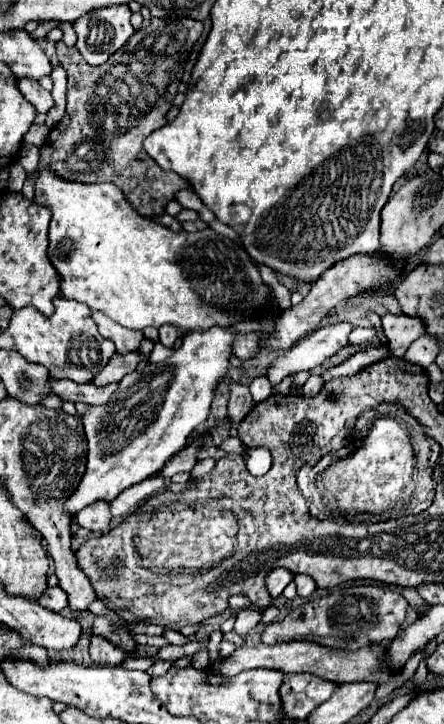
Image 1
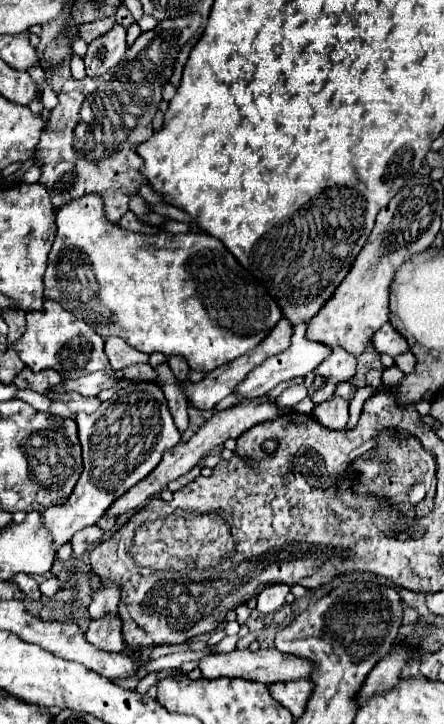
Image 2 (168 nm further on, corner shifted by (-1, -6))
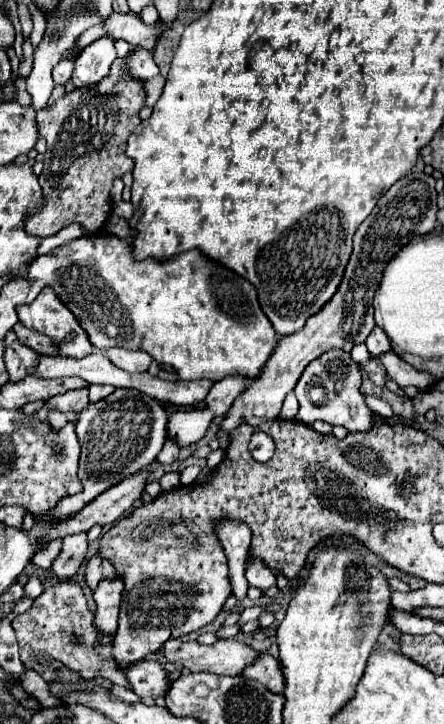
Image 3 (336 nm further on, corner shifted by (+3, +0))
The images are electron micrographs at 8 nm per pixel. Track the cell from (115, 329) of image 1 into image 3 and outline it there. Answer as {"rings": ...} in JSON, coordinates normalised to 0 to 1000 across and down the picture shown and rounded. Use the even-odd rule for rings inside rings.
{"rings":[[[248,481],[248,483],[239,483],[239,492],[248,494],[252,503],[261,503],[266,508],[275,508],[284,514],[329,514],[342,503],[342,494],[315,483],[288,486],[279,481]]]}

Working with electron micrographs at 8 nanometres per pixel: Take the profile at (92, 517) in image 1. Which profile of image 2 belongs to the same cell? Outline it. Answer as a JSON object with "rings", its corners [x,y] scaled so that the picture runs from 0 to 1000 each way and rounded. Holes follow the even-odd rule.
{"rings":[[[216,724],[194,727],[189,732],[171,735],[171,738],[167,738],[167,743],[162,743],[167,768],[171,768],[171,771],[180,771],[189,760],[207,757],[207,754],[212,754],[212,751],[221,751],[230,743],[234,743],[234,732],[230,732],[225,727],[216,727]]]}

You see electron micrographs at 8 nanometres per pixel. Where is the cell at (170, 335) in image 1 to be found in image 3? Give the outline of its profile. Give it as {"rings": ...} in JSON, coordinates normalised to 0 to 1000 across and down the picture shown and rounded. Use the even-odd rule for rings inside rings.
{"rings":[[[369,613],[369,619],[360,622],[360,627],[351,633],[351,638],[365,641],[365,644],[378,644],[378,641],[387,641],[396,635],[401,635],[401,619],[392,613]]]}

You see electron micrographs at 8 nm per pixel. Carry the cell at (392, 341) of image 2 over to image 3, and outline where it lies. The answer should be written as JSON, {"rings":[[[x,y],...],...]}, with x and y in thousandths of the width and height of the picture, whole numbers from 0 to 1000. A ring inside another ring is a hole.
{"rings":[[[847,450],[847,453],[833,459],[833,464],[824,467],[824,478],[829,478],[833,492],[838,492],[838,494],[851,494],[856,489],[865,489],[865,486],[878,483],[878,470],[874,470],[874,464],[865,461],[865,456]]]}

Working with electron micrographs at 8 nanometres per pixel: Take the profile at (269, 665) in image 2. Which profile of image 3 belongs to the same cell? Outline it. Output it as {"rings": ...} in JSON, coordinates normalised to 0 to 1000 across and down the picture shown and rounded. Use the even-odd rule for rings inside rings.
{"rings":[[[491,884],[482,892],[414,887],[396,901],[369,901],[369,906],[383,917],[401,917],[428,928],[532,934],[550,925],[550,917],[577,906],[577,898],[536,884]]]}

